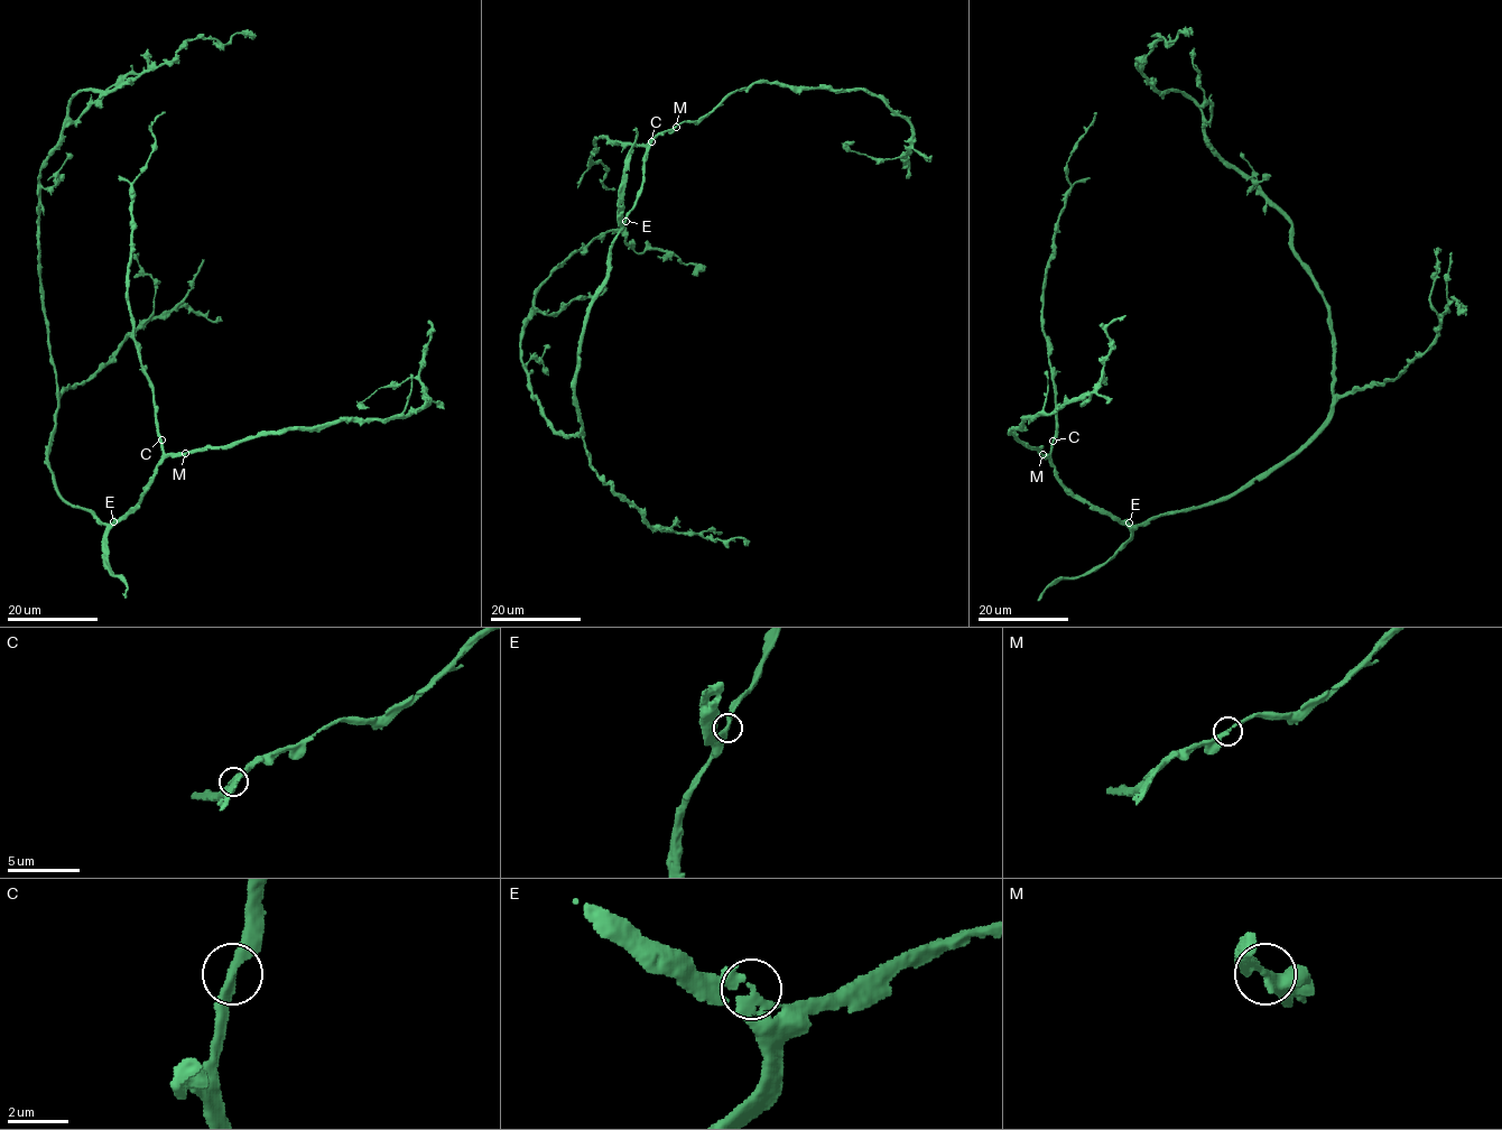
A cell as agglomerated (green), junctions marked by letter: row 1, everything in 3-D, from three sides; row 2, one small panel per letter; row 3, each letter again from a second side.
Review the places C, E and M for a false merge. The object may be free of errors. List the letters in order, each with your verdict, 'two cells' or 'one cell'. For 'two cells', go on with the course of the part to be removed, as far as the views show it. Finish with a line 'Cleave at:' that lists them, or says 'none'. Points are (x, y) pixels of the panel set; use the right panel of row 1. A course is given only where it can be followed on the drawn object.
C: one cell
E: one cell
M: one cell
Cleave at: none

